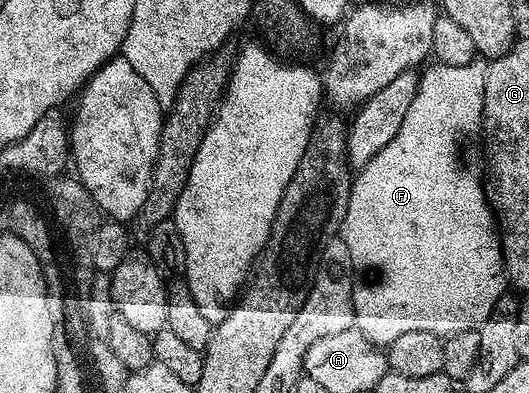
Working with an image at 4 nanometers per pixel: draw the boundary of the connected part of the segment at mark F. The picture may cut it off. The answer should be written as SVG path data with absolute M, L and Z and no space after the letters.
M476 60L469 64L441 64L435 62L428 65L427 71L422 71L419 74L419 87L417 92L413 96L413 104L409 104L409 112L405 112L405 120L401 124L401 128L397 128L397 136L393 136L393 140L389 140L389 144L385 144L385 148L381 148L381 152L377 152L377 156L373 156L373 160L369 160L369 164L362 167L354 175L351 184L351 195L349 196L349 204L347 205L347 211L343 217L343 224L341 227L341 236L345 240L345 248L349 248L349 256L351 257L351 263L355 269L355 283L353 284L353 308L355 309L355 326L359 329L370 342L375 343L380 348L386 348L390 346L393 340L397 340L397 336L405 336L405 332L433 332L440 336L450 336L453 334L465 332L466 330L478 330L482 326L485 320L489 320L489 316L495 311L495 305L497 300L505 292L505 271L503 269L503 243L501 241L500 231L497 229L497 218L491 208L491 203L487 197L487 191L485 189L485 182L482 177L479 178L471 170L459 170L459 162L455 159L455 141L458 138L466 136L470 130L478 131L483 125L483 97L485 96L485 76L487 75L488 63L483 60Z

